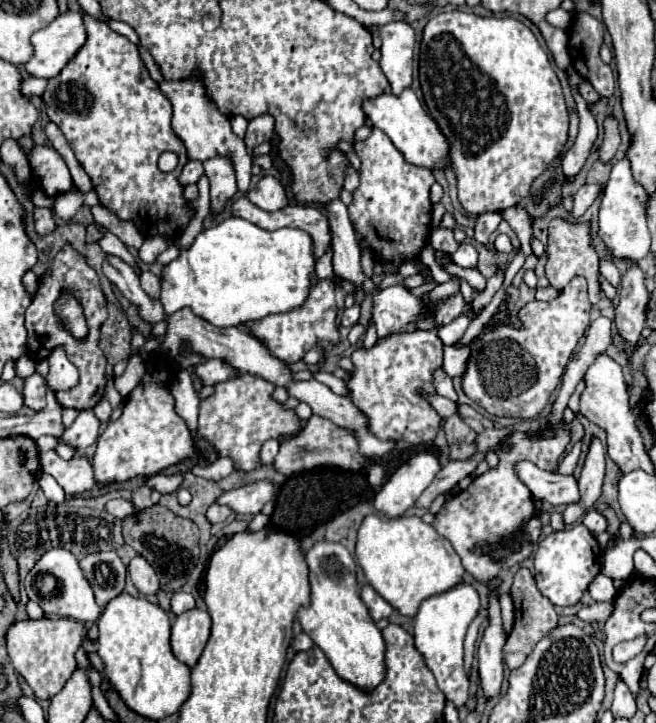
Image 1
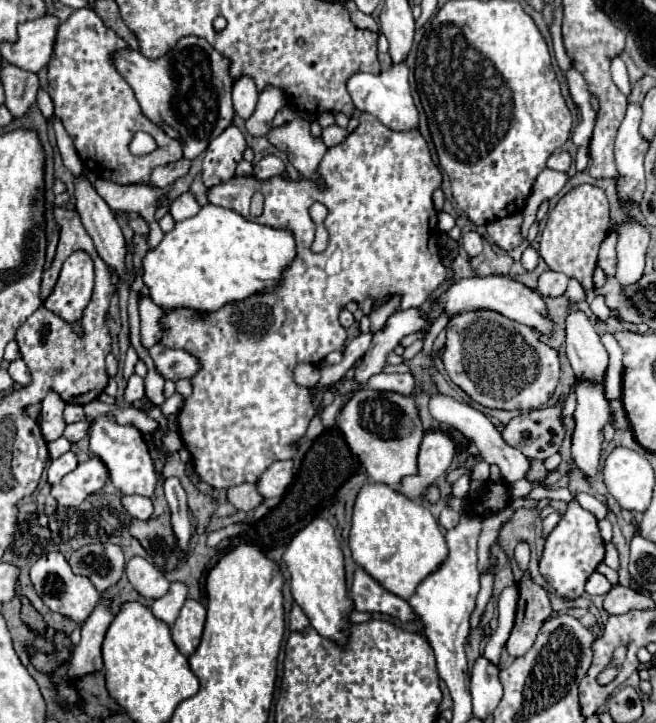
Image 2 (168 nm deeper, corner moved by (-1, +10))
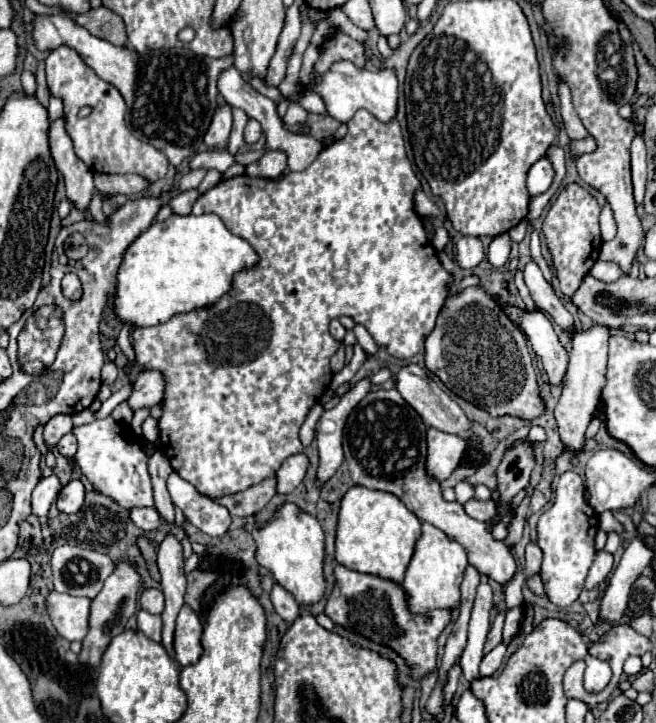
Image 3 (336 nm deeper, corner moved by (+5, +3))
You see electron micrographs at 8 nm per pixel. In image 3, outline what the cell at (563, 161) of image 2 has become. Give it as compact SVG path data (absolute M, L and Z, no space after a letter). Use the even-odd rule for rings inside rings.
M540 158L536 164L532 164L532 168L528 170L528 180L526 180L526 188L530 192L530 196L538 196L544 194L554 178L554 168L546 158Z

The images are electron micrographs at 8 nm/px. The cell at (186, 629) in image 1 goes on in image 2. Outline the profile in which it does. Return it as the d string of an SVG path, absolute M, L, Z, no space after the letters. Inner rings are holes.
M188 599L172 625L172 641L180 649L182 655L190 657L200 645L202 631L206 621L206 607L200 601Z

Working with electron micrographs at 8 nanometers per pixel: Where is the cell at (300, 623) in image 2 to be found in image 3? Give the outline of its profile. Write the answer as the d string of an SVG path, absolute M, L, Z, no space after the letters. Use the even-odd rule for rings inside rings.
M274 584L274 586L272 586L270 600L272 600L274 610L276 610L288 624L292 624L292 622L300 616L300 604L298 604L296 598L294 598L288 590L284 590L280 584Z

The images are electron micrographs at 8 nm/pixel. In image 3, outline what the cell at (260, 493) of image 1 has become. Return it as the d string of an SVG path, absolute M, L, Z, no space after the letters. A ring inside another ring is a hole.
M294 454L288 460L284 460L284 464L280 466L280 470L276 472L278 478L278 492L280 494L288 494L292 492L304 478L306 470L308 470L308 458L306 454Z

